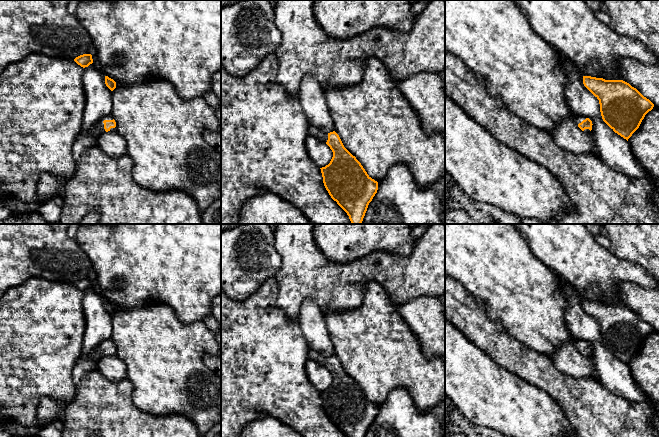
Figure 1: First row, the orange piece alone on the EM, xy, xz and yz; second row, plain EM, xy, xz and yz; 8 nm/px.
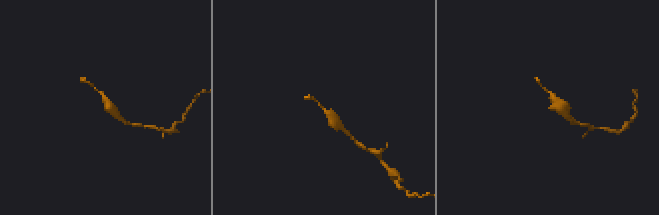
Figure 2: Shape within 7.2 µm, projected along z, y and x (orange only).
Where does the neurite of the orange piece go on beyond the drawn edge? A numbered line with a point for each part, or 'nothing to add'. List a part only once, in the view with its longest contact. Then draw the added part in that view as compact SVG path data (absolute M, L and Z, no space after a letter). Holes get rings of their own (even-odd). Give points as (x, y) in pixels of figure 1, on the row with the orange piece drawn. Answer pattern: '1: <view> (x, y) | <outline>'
1: xy (98, 128) | M107 115L103 118L101 118L91 129L91 134L93 136L99 136L103 132L105 132L104 123L103 123L104 120L113 120L113 118L111 115Z

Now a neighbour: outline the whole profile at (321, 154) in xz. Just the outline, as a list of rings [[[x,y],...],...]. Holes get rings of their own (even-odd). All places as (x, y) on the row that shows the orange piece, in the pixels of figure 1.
[[[311,135],[306,138],[306,148],[310,158],[320,168],[328,165],[333,157],[330,147],[322,140]]]

